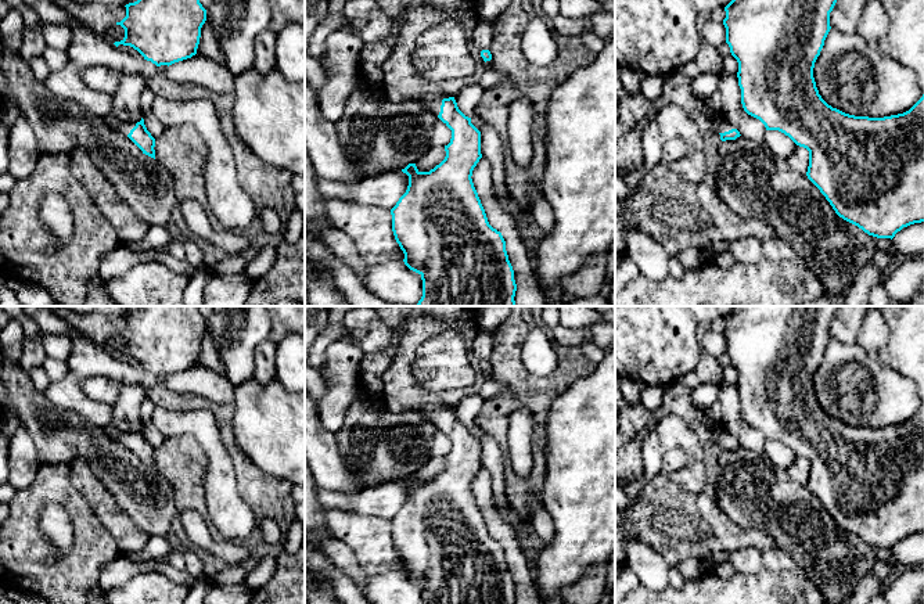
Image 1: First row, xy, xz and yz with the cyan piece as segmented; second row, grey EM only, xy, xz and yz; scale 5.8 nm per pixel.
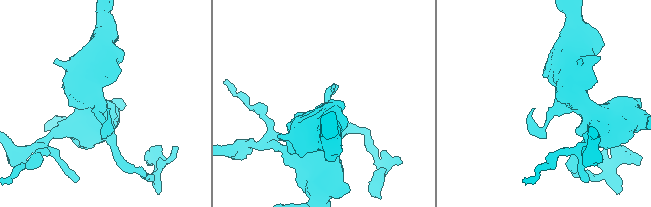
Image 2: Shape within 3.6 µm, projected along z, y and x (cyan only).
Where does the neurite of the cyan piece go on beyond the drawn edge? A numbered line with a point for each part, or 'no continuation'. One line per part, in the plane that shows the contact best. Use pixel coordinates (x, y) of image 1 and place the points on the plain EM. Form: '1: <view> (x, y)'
1: xz (434, 416)

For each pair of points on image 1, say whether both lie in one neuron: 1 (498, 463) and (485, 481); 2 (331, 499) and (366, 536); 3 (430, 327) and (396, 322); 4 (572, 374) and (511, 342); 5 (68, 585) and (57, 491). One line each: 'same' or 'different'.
1: different
2: different
3: different
4: same
5: same

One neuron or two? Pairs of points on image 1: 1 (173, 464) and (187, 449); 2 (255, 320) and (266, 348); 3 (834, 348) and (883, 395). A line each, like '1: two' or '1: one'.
1: one
2: two
3: one

